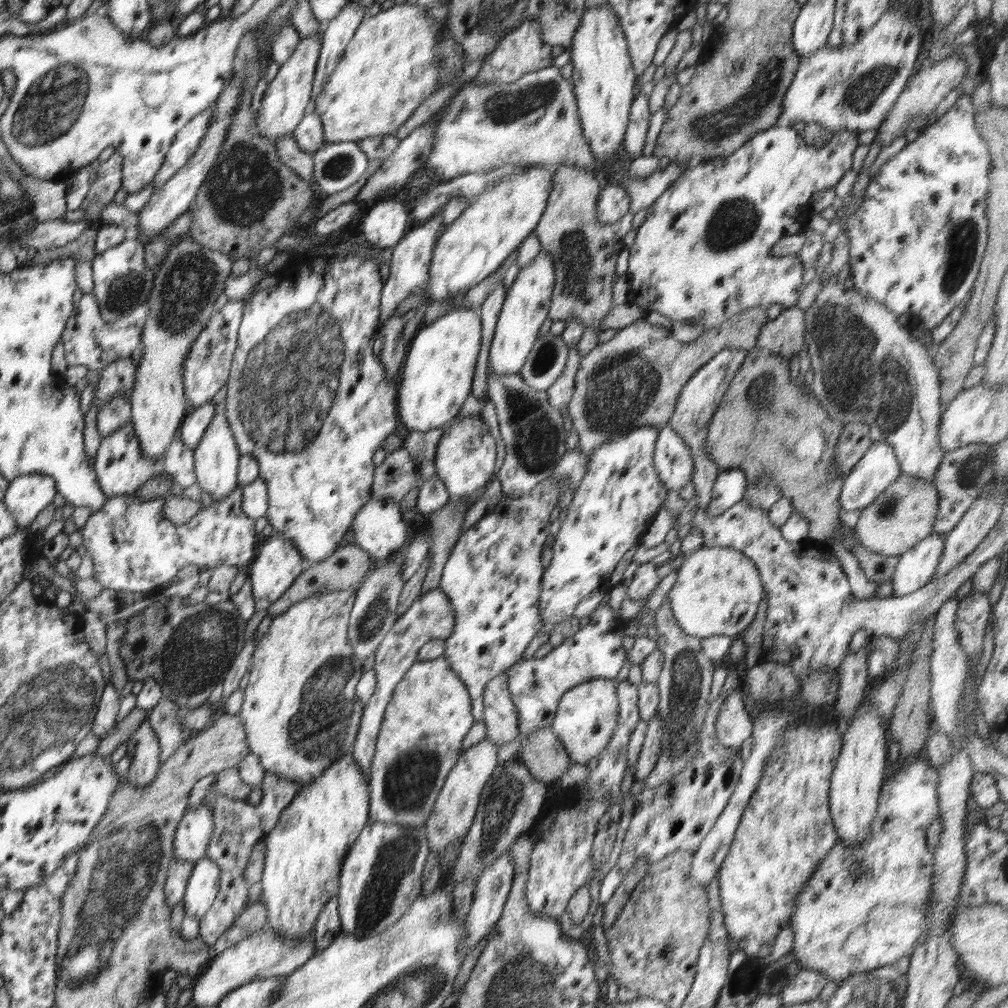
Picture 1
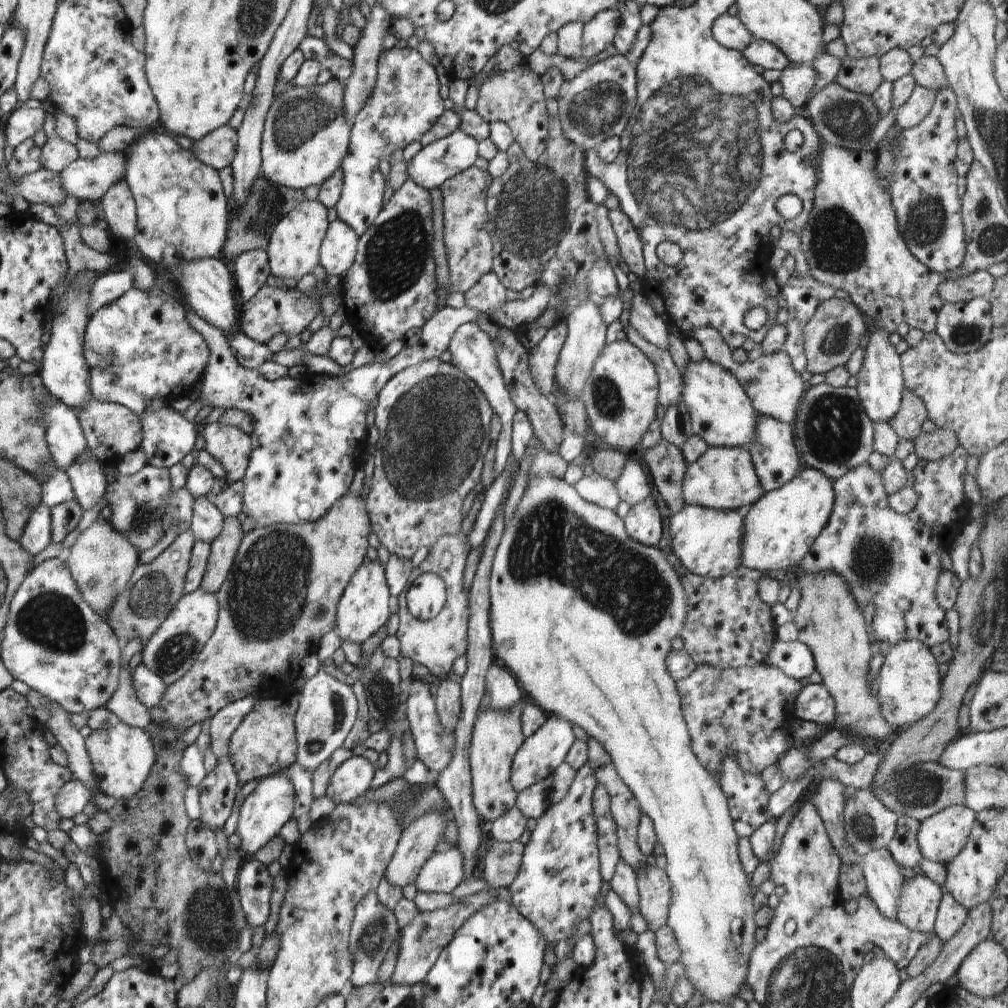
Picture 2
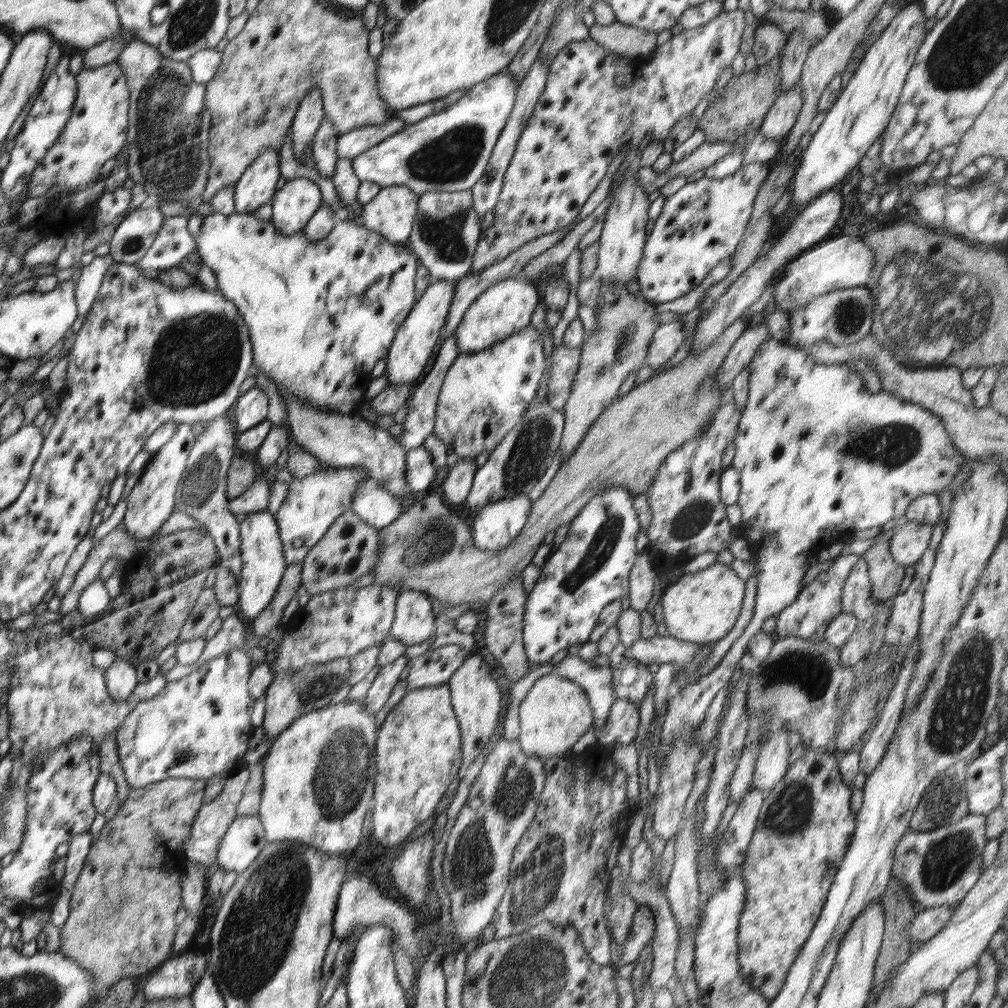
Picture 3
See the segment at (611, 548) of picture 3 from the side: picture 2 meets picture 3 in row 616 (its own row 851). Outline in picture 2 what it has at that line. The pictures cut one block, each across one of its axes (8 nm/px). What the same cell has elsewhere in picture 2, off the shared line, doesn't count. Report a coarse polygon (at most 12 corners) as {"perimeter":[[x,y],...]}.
{"perimeter":[[598,782],[538,818],[512,905],[550,949],[597,906]]}

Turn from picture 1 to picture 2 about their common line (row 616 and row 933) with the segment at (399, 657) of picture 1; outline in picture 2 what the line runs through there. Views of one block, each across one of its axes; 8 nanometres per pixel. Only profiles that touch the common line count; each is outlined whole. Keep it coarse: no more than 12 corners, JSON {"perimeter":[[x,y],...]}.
{"perimeter":[[480,890],[419,911],[402,929],[390,983],[422,983],[464,922],[496,900]]}

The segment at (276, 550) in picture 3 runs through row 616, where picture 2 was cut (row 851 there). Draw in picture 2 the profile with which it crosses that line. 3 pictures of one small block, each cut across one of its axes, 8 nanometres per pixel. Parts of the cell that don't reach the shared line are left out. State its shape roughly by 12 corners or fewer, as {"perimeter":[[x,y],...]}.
{"perimeter":[[284,774],[262,779],[240,806],[239,848],[254,856],[293,818]]}

